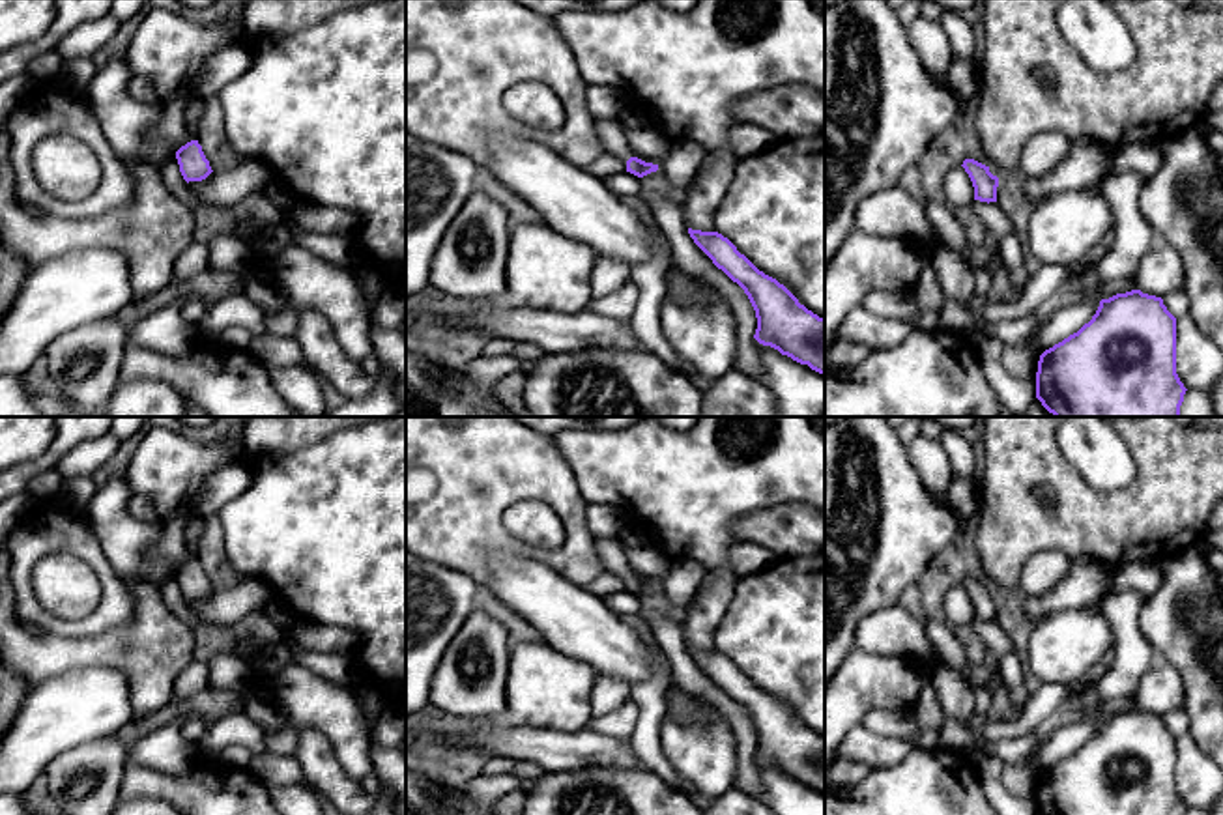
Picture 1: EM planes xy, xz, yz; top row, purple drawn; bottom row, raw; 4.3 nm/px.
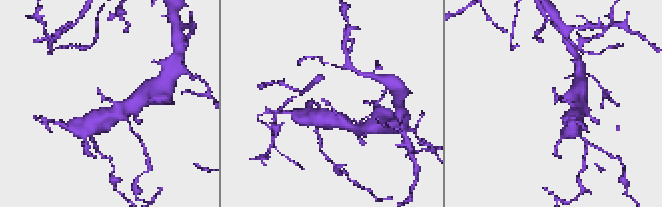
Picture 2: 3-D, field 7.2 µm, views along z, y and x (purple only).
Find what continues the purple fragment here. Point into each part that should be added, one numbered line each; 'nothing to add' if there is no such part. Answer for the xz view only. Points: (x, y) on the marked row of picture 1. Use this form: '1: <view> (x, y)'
1: xz (612, 135)

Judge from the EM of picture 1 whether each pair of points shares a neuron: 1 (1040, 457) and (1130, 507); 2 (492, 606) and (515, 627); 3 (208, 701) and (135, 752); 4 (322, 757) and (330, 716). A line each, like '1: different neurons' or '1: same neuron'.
1: same neuron
2: same neuron
3: different neurons
4: different neurons

